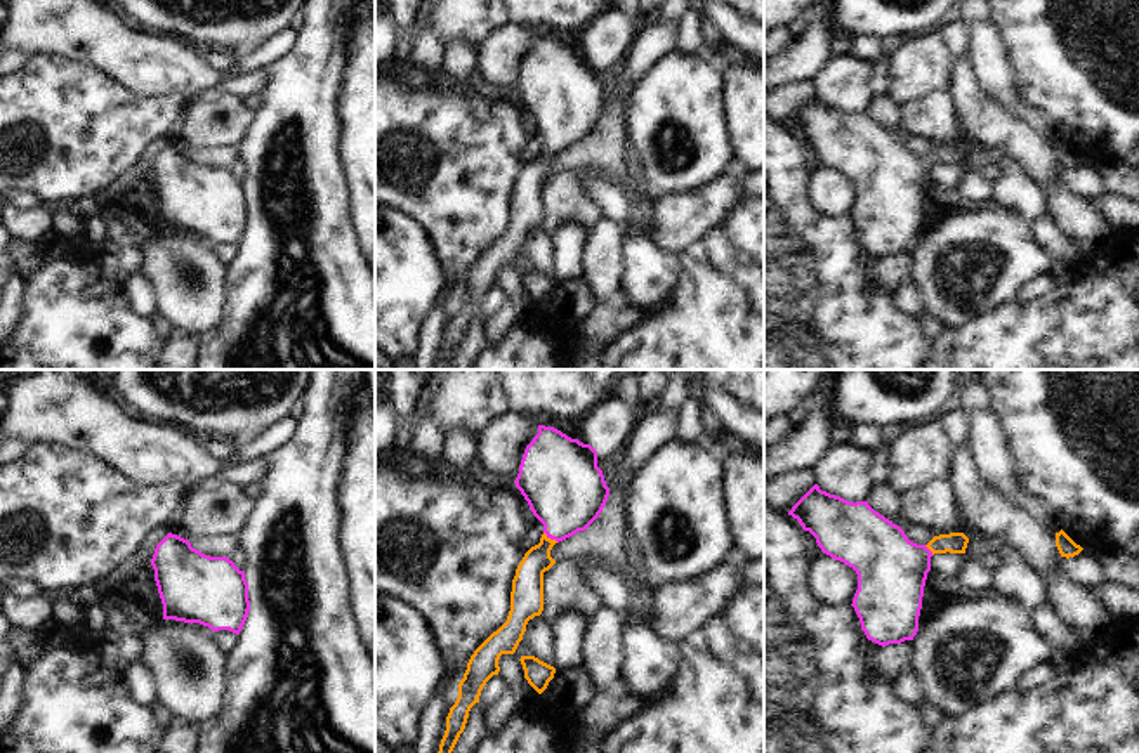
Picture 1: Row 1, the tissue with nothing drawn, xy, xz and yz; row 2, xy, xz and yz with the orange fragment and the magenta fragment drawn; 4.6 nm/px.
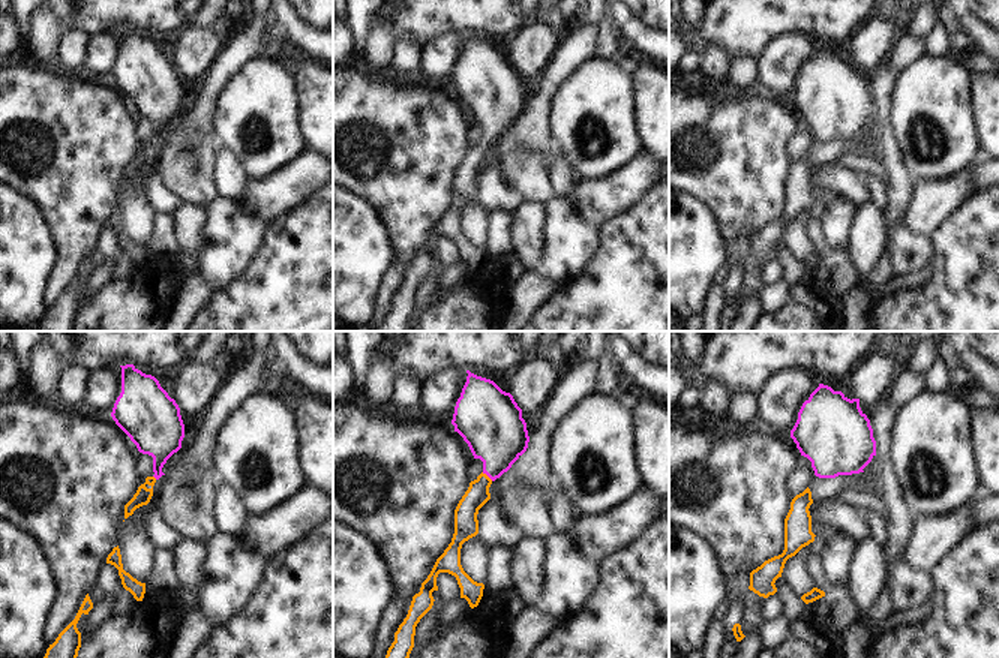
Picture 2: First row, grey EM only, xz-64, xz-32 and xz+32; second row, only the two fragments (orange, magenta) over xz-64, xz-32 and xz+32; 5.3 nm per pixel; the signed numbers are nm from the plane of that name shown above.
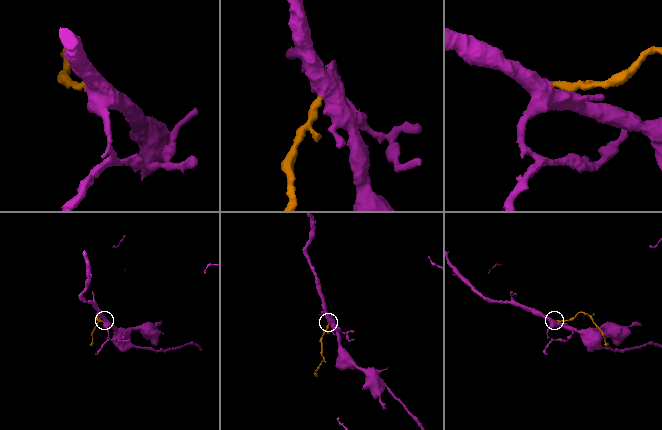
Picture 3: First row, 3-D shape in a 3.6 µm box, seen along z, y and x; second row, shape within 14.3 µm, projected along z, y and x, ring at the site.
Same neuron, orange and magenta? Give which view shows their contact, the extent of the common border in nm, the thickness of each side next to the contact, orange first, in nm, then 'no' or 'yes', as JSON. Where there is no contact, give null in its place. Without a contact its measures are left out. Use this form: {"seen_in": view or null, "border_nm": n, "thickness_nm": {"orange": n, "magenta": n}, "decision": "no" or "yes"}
{"seen_in": "xz", "border_nm": 90, "thickness_nm": {"orange": 140, "magenta": 360}, "decision": "yes"}

